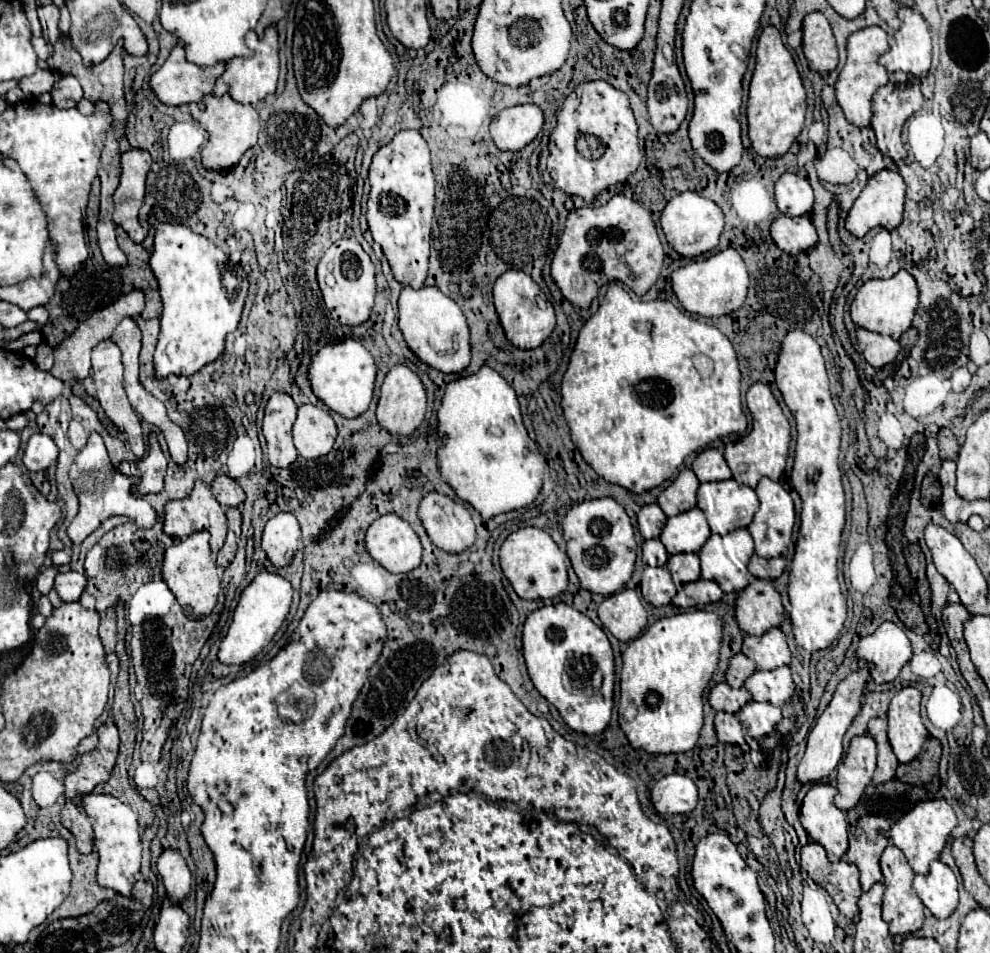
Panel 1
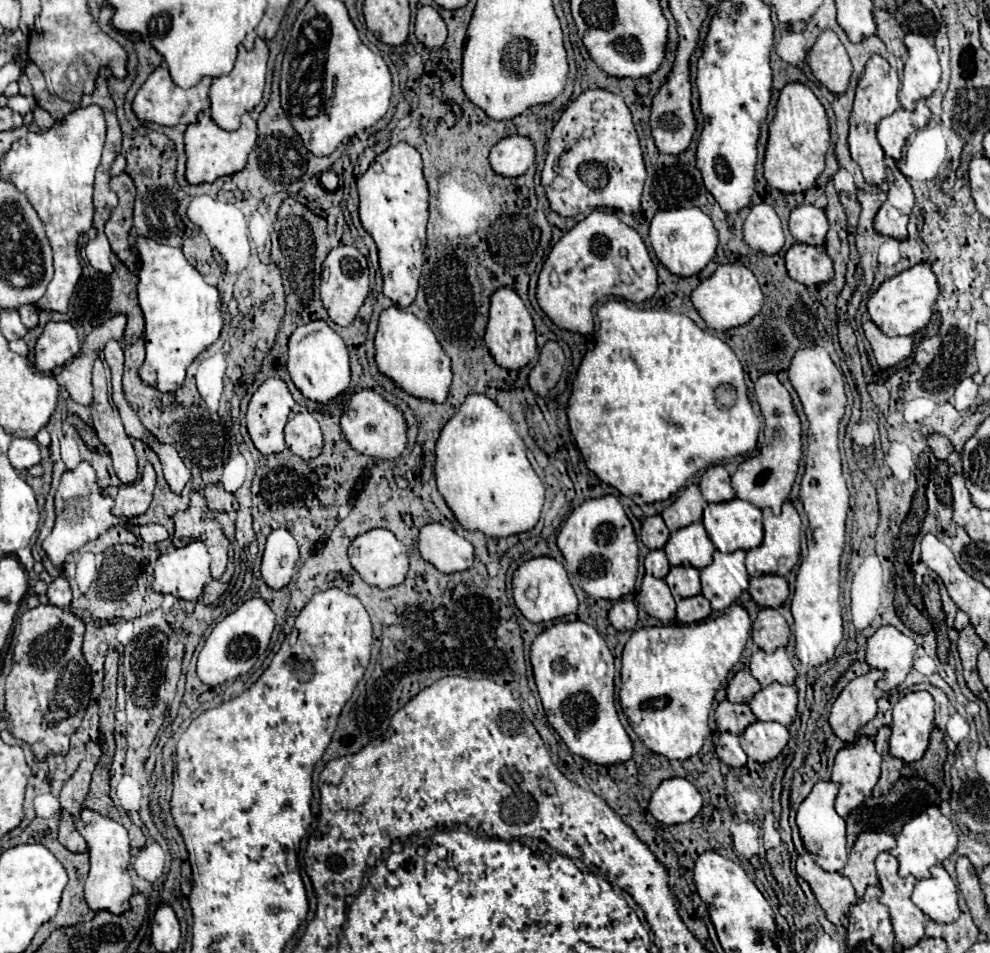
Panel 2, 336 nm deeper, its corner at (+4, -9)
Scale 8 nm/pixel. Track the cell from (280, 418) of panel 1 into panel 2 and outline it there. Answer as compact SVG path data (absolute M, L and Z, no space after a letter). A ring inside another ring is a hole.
M268 378L254 392L254 396L248 404L248 412L246 412L246 426L248 426L250 438L252 438L252 442L254 442L254 446L260 454L264 454L264 456L278 454L286 448L286 444L284 444L284 426L288 422L292 406L294 406L294 398L292 398L288 386L280 378Z

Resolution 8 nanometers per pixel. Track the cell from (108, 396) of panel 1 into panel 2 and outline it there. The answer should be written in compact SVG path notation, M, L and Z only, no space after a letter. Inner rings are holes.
M102 360L94 362L94 372L92 372L92 384L94 384L94 402L92 402L92 416L94 416L94 430L98 434L98 438L102 440L102 444L106 446L106 450L112 456L114 462L114 470L118 474L118 478L124 484L132 484L138 476L138 462L136 462L136 454L134 454L134 446L130 436L126 434L120 414L118 410L110 404L108 400L108 366Z

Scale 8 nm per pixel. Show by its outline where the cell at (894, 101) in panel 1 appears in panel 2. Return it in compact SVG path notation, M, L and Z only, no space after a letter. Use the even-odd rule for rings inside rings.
M926 99L918 101L918 106L913 111L898 108L892 116L886 116L876 126L878 142L886 156L900 160L902 146L906 138L911 136L918 129L927 125L937 125L939 120L932 120L932 111L926 104Z

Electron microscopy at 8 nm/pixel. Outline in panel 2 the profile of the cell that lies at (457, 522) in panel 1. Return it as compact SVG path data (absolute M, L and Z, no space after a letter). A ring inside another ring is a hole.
M438 522L420 528L418 548L426 562L446 574L462 572L470 568L474 560L474 546L464 536L458 536L452 528Z

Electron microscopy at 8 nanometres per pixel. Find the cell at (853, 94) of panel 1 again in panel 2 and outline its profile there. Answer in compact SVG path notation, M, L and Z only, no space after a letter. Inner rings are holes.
M870 56L870 60L866 62L866 70L856 86L856 98L854 98L854 108L850 116L850 136L848 136L852 160L860 166L864 180L868 184L880 186L886 180L884 150L876 140L876 122L884 116L890 116L900 106L898 88L900 88L900 80L896 70L882 56Z

